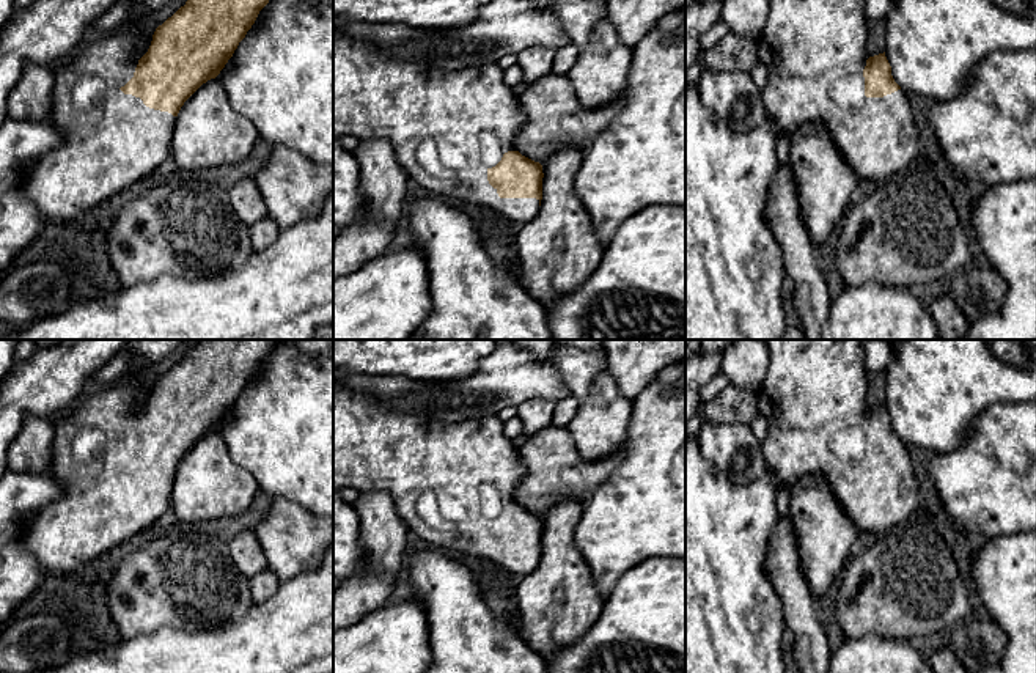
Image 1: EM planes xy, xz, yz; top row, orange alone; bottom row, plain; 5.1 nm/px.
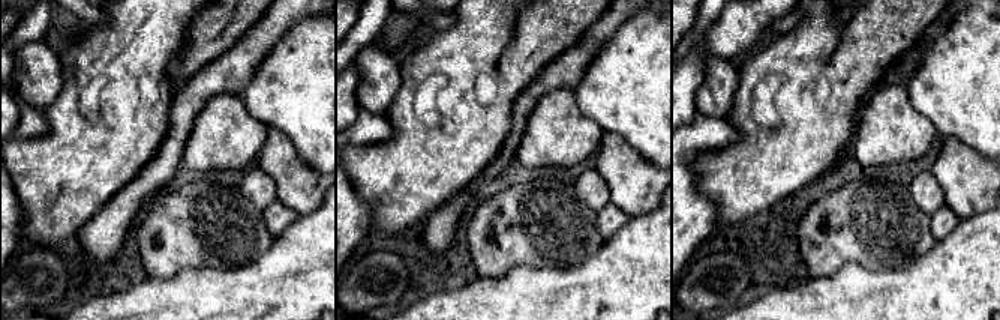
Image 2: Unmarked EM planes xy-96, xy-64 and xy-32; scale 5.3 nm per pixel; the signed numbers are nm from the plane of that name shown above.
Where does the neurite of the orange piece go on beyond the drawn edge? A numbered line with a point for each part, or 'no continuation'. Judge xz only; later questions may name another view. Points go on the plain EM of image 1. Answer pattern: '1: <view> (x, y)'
1: xz (447, 480)

